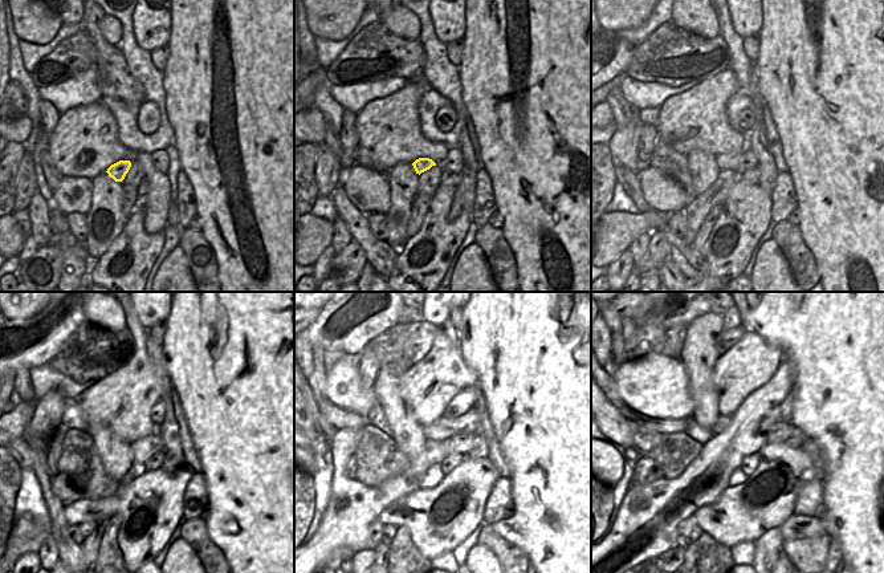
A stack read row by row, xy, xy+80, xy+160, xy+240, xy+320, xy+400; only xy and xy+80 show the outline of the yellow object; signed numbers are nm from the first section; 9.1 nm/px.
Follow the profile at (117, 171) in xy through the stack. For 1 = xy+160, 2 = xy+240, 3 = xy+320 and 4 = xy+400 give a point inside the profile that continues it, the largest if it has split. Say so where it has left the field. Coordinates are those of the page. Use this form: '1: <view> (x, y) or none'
1: xy+160 (730, 161)
2: xy+240 (143, 448)
3: xy+320 (471, 445)
4: xy+400 (773, 437)

